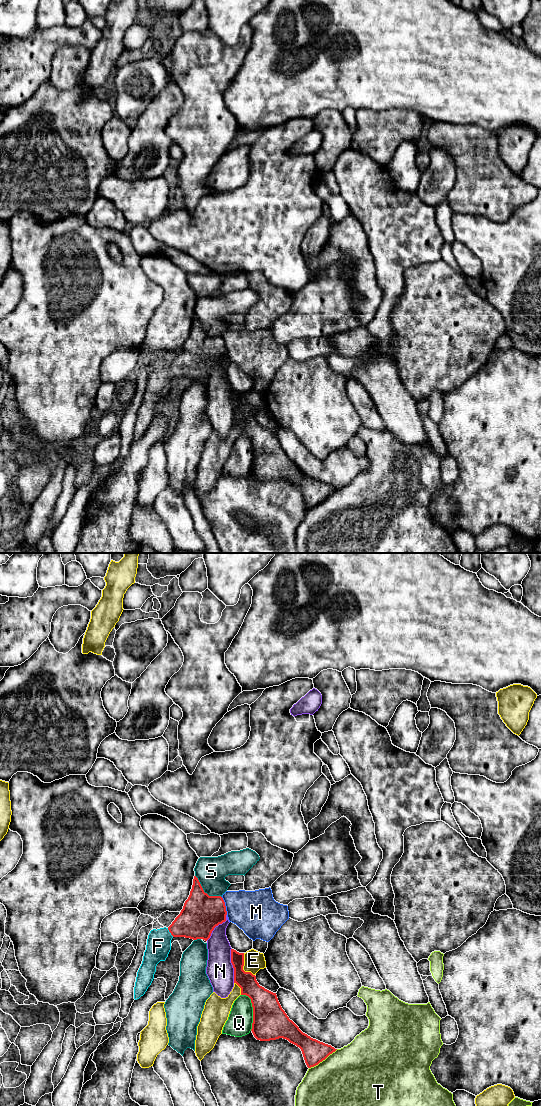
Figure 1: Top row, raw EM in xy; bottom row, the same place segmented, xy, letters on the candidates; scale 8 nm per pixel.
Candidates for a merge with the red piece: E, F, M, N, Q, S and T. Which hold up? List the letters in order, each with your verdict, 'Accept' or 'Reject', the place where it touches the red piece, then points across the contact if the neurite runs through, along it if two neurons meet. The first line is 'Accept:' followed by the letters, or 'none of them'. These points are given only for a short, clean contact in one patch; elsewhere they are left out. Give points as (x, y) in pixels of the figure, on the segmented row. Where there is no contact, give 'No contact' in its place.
Accept: F
E: Reject. Touches red at xy (242, 967). Boundary: xy (243, 953), (243, 969), (250, 971), (254, 975)
F: Accept. Touches red at xy (169, 931). Path across: xy (197, 919), (194, 922), (169, 931), (159, 941), (158, 946)
M: Reject. Touches red at xy (225, 906)
N: Reject. Touches red at xy (232, 964)
Q: Reject. Touches red at xy (253, 1010)
S: Reject. Touches red at xy (204, 892)
T: Reject. Touches red at xy (323, 1059)

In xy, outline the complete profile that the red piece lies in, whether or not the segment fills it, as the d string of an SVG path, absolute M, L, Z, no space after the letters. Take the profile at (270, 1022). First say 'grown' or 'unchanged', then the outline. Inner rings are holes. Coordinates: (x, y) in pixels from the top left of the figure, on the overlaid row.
unchanged; M231 949L231 963L234 968L234 983L241 988L241 995L246 995L251 999L253 1007L253 1023L251 1031L257 1040L270 1041L279 1038L288 1040L290 1043L301 1049L308 1068L318 1065L337 1050L331 1045L320 1042L303 1033L299 1027L289 1019L285 1011L282 1009L276 993L260 986L255 975L243 970L244 953L239 953L236 950Z

